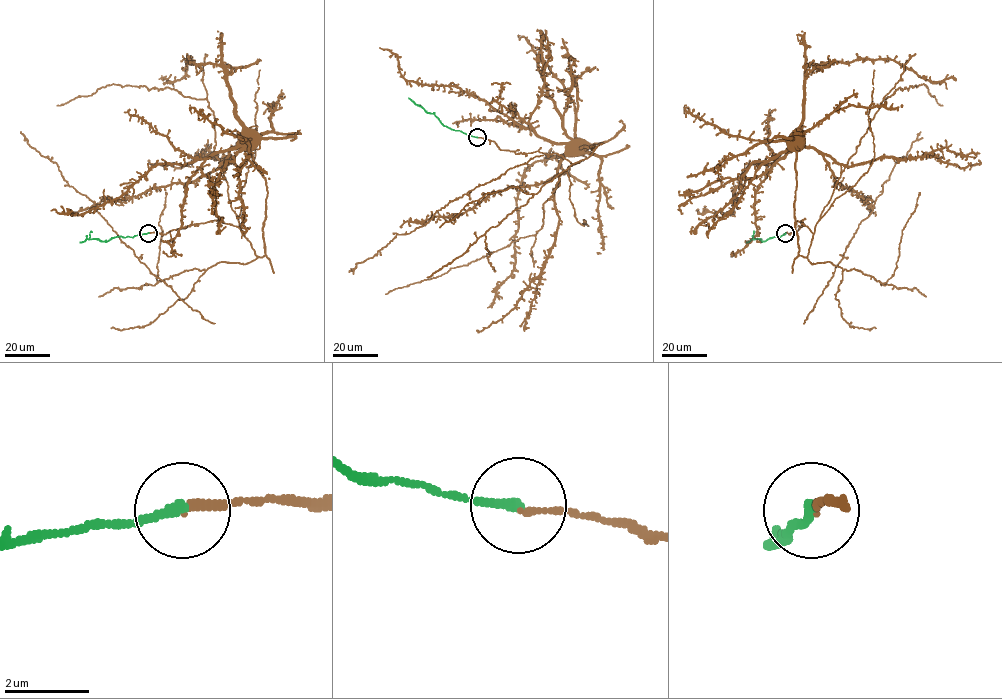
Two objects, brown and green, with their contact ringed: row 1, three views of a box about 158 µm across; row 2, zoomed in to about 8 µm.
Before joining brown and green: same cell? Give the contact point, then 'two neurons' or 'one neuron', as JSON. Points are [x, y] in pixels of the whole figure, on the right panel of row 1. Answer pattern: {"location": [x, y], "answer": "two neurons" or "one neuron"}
{"location": [785, 233], "answer": "one neuron"}

